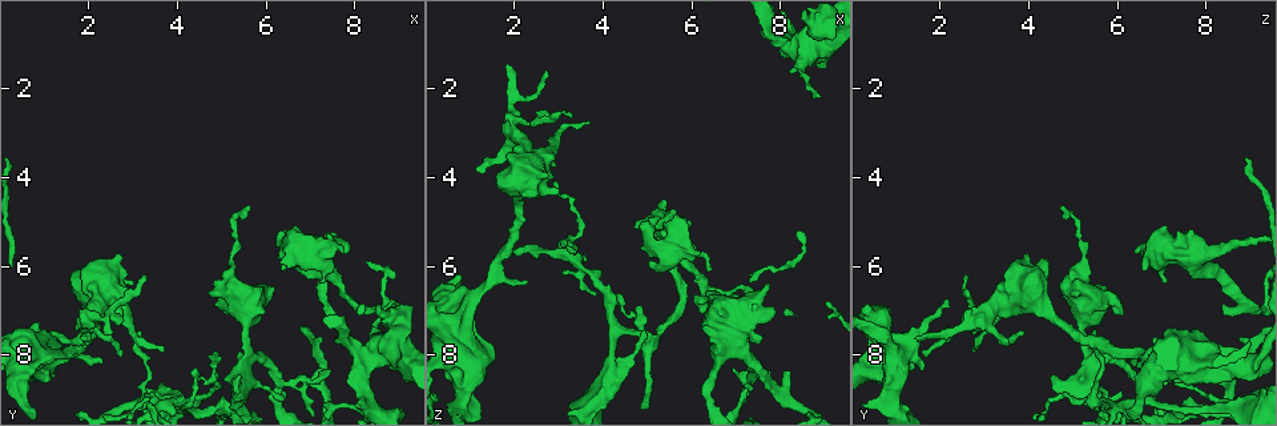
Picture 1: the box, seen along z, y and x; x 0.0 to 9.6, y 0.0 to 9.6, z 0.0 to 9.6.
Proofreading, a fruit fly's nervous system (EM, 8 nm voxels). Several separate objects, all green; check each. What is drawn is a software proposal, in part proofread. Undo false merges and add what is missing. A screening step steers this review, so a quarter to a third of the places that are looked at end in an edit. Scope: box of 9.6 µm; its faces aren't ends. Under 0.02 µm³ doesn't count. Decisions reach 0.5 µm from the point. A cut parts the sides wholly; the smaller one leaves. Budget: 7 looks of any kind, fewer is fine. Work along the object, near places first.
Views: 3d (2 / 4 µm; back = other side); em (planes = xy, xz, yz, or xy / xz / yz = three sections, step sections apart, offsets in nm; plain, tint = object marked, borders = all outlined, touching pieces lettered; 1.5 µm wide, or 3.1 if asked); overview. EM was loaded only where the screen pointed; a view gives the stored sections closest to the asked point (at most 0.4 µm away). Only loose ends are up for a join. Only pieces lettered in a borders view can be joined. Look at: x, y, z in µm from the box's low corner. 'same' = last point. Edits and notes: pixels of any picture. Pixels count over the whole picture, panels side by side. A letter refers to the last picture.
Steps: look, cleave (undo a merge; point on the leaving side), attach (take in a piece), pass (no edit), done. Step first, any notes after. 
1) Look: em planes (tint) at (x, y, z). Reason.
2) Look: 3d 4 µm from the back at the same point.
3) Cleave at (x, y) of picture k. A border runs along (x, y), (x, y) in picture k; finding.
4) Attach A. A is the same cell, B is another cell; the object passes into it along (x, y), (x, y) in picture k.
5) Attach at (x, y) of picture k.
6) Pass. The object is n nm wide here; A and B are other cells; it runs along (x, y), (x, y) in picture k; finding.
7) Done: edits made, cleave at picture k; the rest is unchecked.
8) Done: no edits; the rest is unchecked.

Look: em xz step 8 (tint) at (3.25, 6.25, 2.60). Thin end.

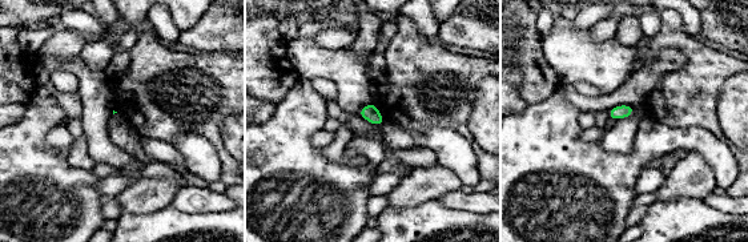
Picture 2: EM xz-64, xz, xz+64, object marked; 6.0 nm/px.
Look: em planes (borders) at the same point.

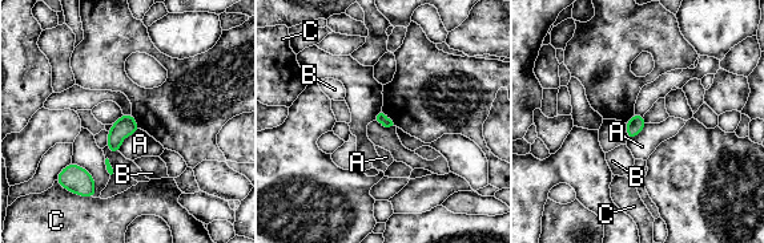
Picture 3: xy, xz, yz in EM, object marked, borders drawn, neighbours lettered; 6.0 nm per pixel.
Pass. The object is 70 nm wide here; A, B and C are other cells; a border runs along (140, 129), (123, 141), (119, 152) in picture 3; none of them fits.

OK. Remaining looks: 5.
Look: 3d 2 µm from the back at (4.85, 8.00, 7.45). Free end.

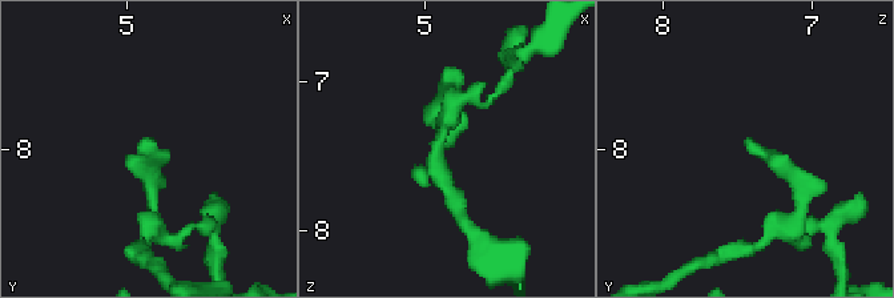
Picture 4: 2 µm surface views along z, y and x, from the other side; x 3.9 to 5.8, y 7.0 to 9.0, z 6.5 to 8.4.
Look: em xy step 8 (borders) at (4.88, 7.92, 7.46).

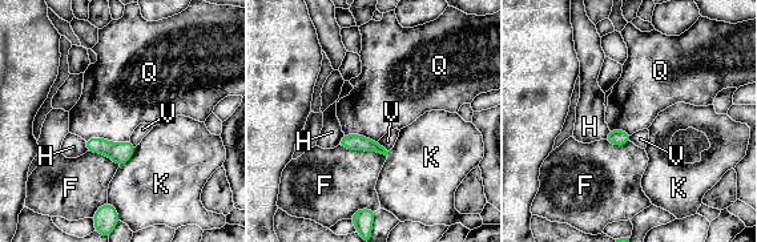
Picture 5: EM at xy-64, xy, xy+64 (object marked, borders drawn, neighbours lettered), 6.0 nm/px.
Pass. The object is 100 nm wide here; F, H, K, Q and V are other cells; a border runs along (377, 141), (387, 152) in picture 5; no lettered piece goes on from it.

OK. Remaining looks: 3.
Look: em xz step 8 (borders) at (8.25, 6.90, 8.35). Branch stops here.

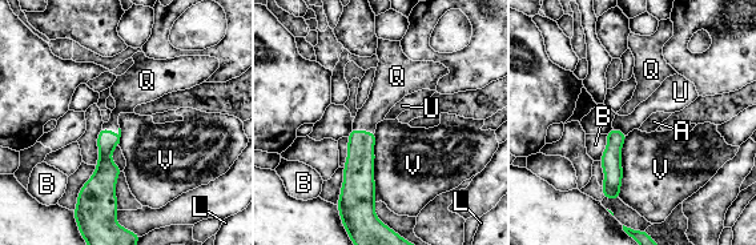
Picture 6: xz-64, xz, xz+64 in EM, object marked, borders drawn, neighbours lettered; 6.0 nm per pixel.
Look: em planes (borders) at the same point. Cut it another way.

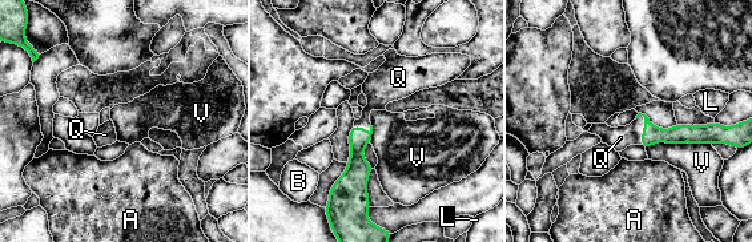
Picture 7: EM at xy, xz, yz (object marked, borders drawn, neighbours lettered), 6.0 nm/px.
Attach Q. Q is the same cell, A, B, L and V are other cells; the object passes into it along (651, 134), (643, 129), (620, 137) in picture 7; the neuron continues.

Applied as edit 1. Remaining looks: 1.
Done: edits made, attach at picture 7; the rest is unchecked.

